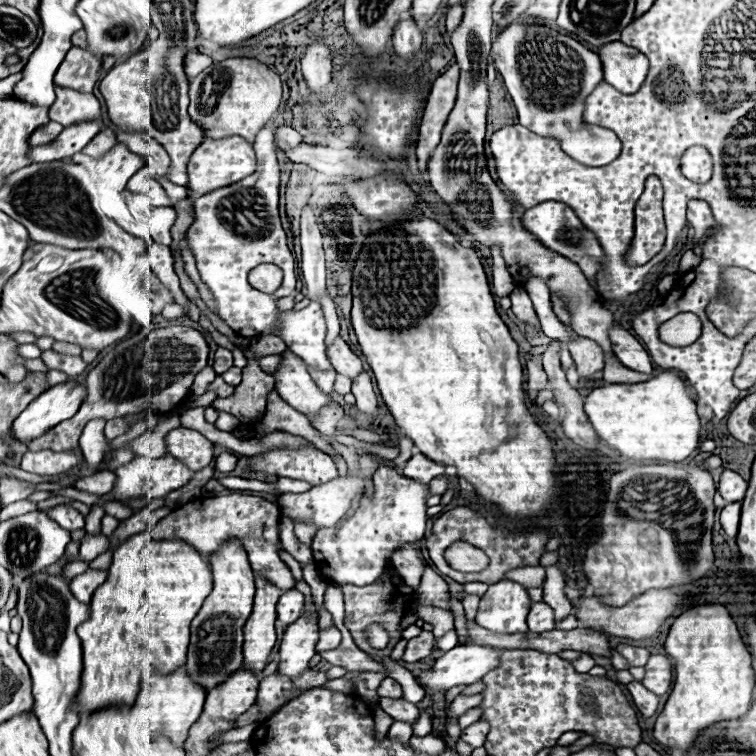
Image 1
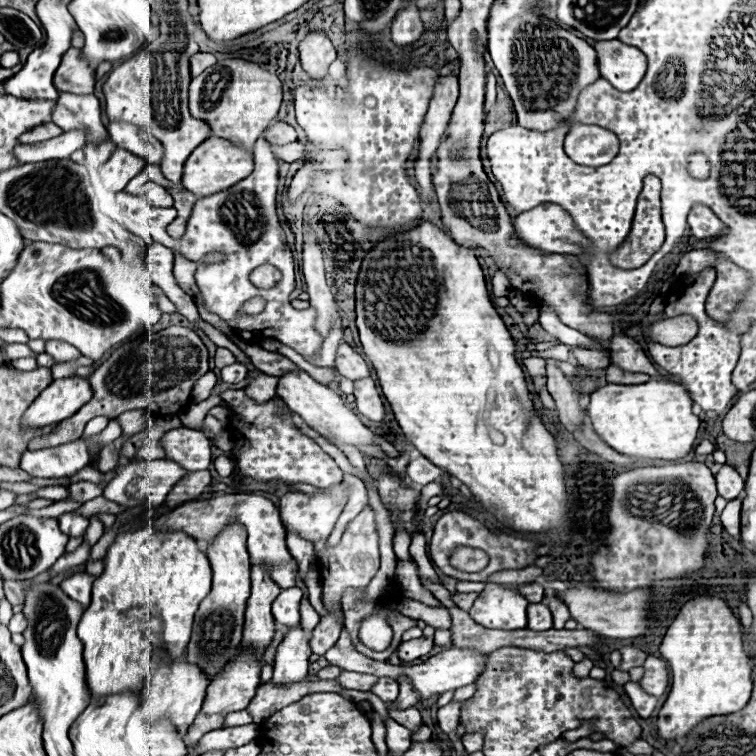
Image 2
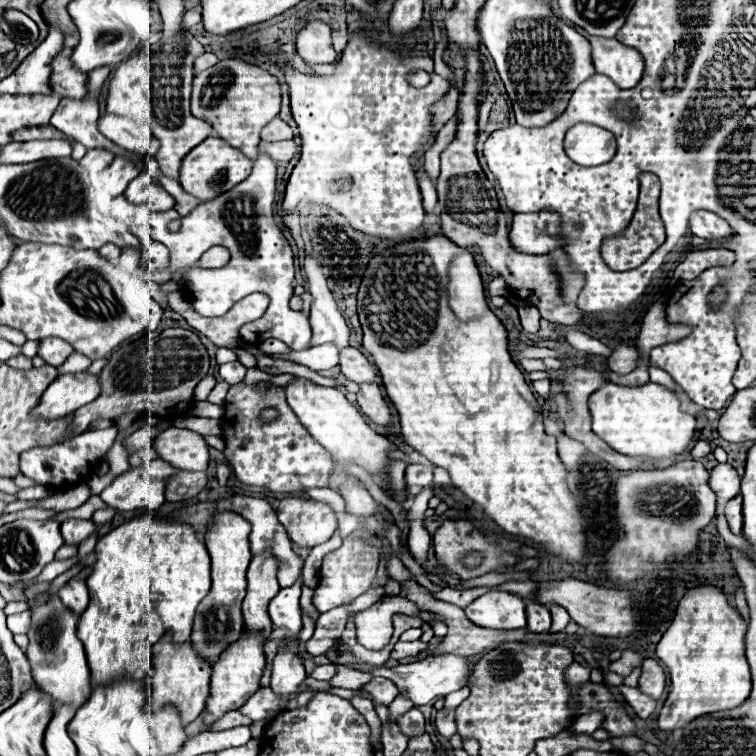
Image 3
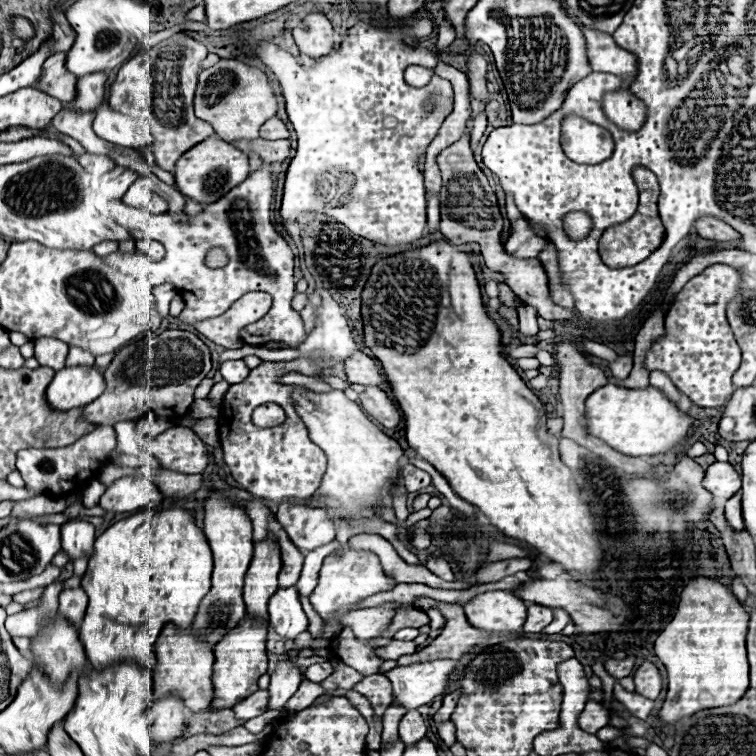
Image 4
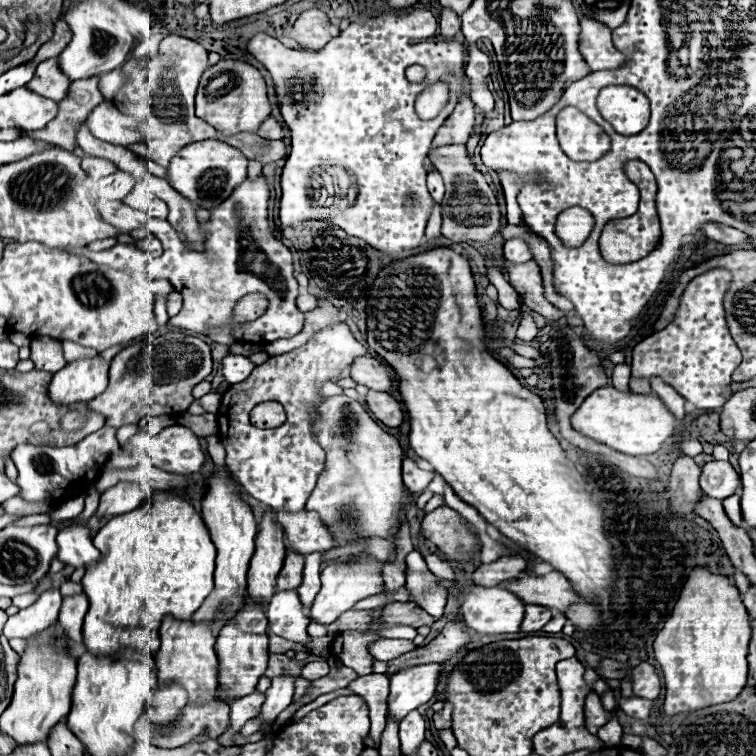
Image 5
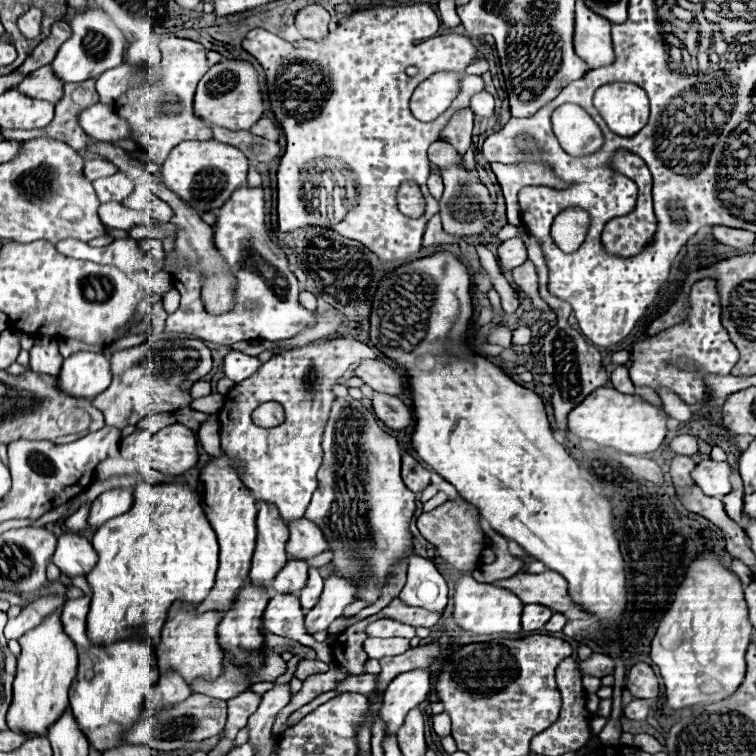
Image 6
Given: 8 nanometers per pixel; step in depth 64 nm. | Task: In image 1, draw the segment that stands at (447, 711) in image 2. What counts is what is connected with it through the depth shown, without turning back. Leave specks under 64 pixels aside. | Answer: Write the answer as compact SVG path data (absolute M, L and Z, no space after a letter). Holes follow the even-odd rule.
M458 694L456 698L454 698L454 702L450 704L450 714L454 716L454 718L460 718L468 708L474 708L474 706L478 706L482 702L482 694L472 694L472 696L462 696L462 694Z

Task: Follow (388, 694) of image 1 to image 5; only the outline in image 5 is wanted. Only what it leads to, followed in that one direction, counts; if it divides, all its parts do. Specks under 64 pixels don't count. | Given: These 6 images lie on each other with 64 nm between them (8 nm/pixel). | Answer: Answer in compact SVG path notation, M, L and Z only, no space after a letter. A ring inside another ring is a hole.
M368 674L356 678L350 686L352 692L360 694L370 708L370 736L374 742L380 742L380 734L386 724L386 714L388 714L388 676L386 674Z

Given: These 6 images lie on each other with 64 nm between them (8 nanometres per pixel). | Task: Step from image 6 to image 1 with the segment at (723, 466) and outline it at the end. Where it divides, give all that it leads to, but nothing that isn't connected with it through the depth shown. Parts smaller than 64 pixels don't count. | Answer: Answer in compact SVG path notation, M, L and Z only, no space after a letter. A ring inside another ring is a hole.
M724 470L720 476L720 482L718 482L718 490L728 504L742 502L746 496L746 490L748 490L748 482L740 474L736 474L732 470Z

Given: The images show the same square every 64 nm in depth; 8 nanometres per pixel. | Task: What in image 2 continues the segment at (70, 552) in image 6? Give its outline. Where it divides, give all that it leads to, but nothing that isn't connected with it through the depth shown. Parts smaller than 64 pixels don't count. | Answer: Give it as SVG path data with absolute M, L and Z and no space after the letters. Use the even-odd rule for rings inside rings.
M64 512L58 516L60 522L60 530L66 532L68 536L84 536L86 528L88 528L88 518L76 514L76 512Z

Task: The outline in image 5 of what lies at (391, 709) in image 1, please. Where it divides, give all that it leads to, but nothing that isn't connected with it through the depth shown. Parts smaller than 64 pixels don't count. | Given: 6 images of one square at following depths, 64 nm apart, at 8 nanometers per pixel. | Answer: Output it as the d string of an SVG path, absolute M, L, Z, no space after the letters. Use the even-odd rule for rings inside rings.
M412 710L408 716L400 722L400 742L402 742L402 754L412 754L418 750L418 746L424 742L426 722L418 714L418 710Z

